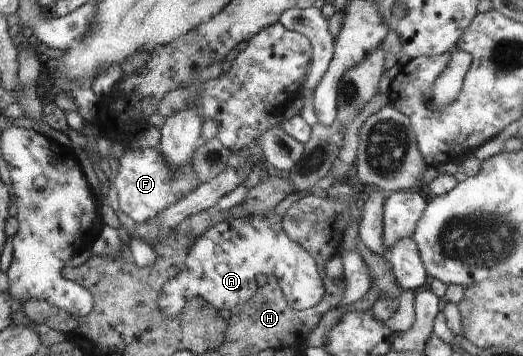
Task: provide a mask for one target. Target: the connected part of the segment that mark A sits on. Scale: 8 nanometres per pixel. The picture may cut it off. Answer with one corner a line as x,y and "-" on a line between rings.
273,209
264,214
226,217
190,249
185,269
165,285
159,299
159,309
167,318
174,317
179,305
195,297
203,298
218,311
245,305
257,292
257,274
269,276
275,272
291,309
314,308
325,295
325,279
318,269
316,255
286,236
282,218

